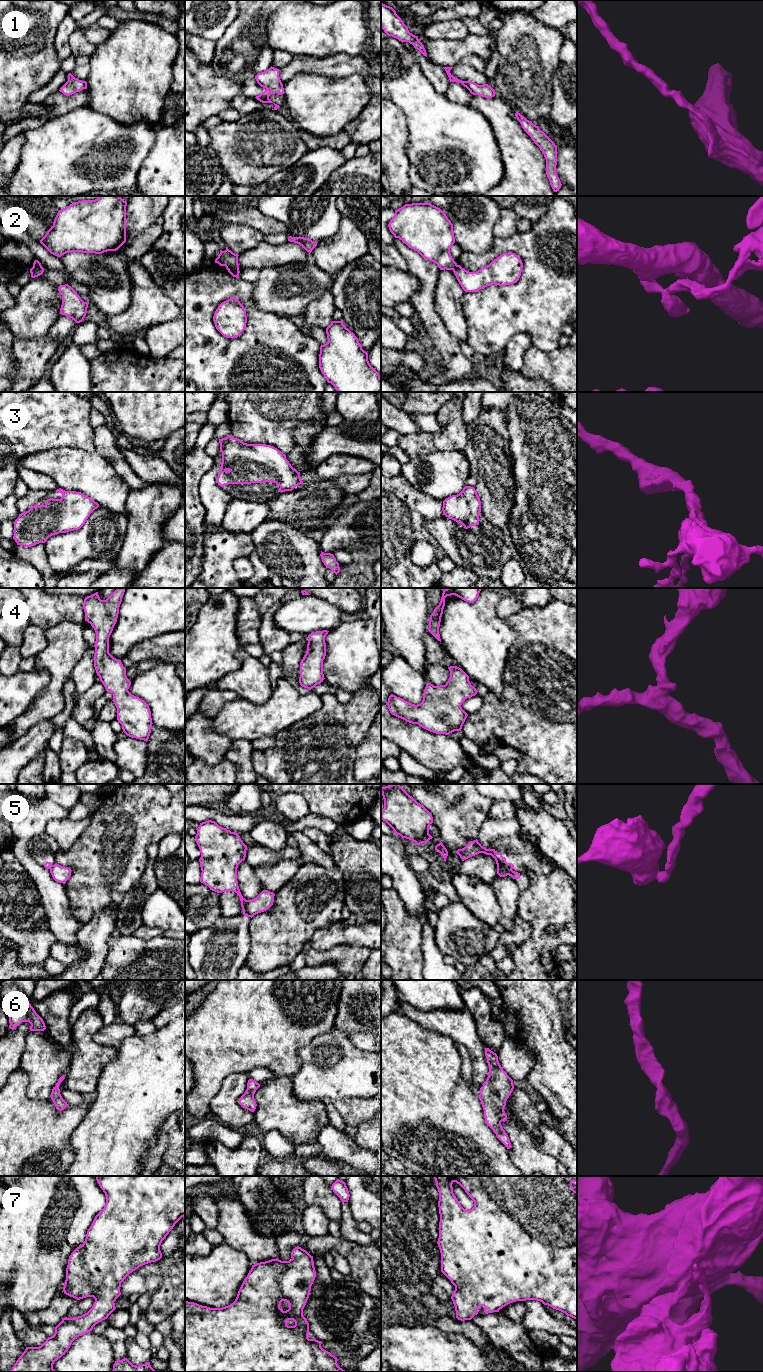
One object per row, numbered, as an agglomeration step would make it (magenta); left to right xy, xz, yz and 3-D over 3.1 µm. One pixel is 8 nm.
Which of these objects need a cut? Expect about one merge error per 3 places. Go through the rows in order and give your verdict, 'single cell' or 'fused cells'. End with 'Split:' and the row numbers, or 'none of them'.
1: single cell
2: fused cells
3: single cell
4: single cell
5: fused cells
6: single cell
7: single cell
Split: 2, 5

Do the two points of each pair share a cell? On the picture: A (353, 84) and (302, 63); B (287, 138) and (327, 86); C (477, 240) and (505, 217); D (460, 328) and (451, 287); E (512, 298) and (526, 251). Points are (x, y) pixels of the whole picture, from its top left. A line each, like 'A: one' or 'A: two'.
A: two
B: two
C: two
D: one
E: one

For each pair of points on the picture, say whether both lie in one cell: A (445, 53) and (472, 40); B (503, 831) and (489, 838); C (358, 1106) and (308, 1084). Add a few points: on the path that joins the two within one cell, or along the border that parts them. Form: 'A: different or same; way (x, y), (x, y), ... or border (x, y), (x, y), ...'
A: same; way (452, 48), (465, 47)
B: same; way (500, 831), (496, 831), (492, 835)
C: different; border (365, 1098), (336, 1098), (333, 1101)

